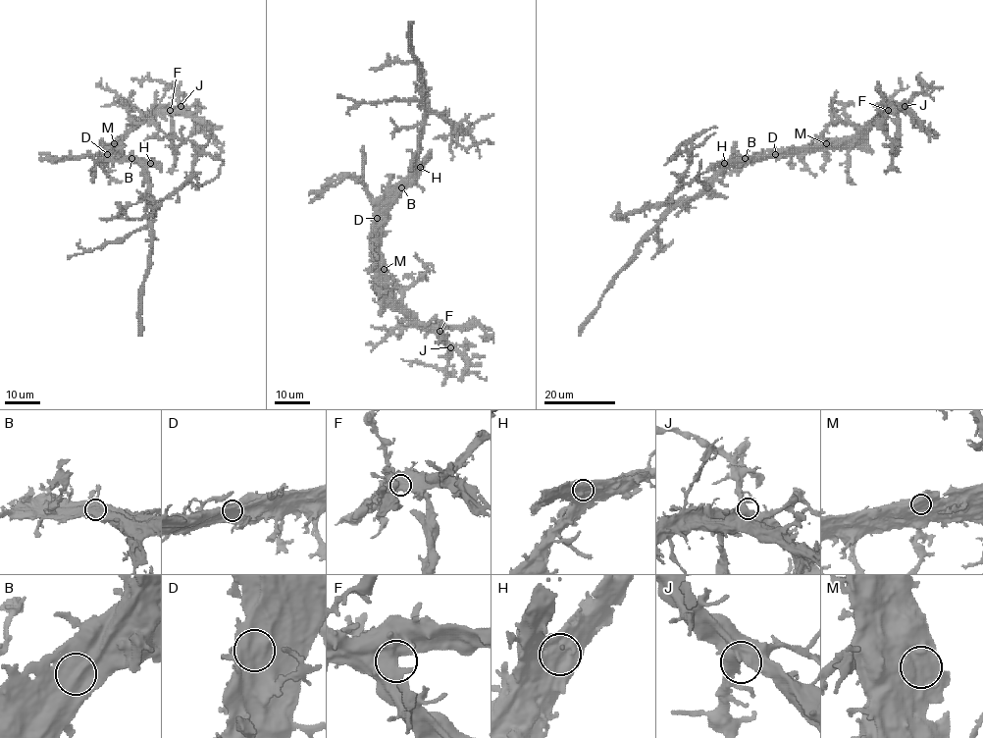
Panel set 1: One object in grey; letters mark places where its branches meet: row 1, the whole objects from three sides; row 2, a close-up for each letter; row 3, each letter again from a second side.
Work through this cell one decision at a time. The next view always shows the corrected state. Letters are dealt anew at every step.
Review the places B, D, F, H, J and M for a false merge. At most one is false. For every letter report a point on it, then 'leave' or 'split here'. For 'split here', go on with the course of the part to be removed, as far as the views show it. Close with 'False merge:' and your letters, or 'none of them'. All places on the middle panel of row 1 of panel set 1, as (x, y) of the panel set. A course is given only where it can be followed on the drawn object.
B: place (401, 187); leave
D: place (377, 218); leave
F: place (439, 331); leave
H: place (420, 167); leave
J: place (450, 347); leave
M: place (384, 269); leave
False merge: none of them

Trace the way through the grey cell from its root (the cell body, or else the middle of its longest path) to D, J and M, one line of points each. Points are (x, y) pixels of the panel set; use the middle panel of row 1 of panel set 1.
D: (391, 196), (377, 218)
J: (391, 196), (391, 206), (381, 237), (381, 285), (450, 347)
M: (391, 196), (391, 206), (381, 237), (381, 265), (384, 269)

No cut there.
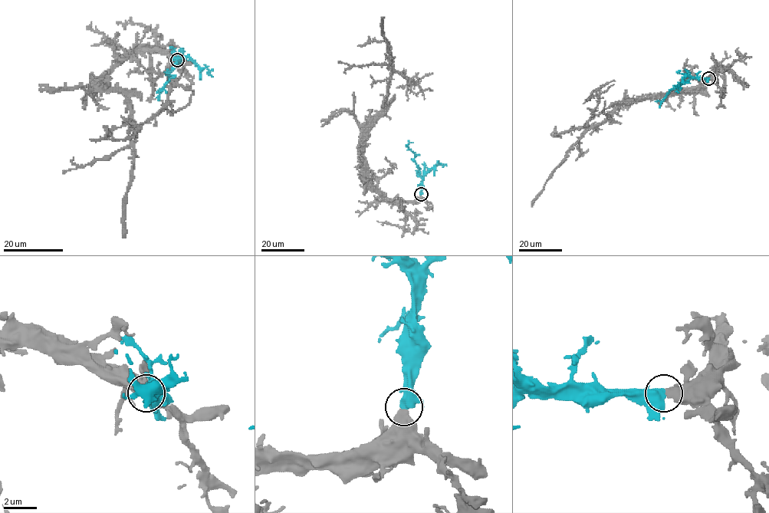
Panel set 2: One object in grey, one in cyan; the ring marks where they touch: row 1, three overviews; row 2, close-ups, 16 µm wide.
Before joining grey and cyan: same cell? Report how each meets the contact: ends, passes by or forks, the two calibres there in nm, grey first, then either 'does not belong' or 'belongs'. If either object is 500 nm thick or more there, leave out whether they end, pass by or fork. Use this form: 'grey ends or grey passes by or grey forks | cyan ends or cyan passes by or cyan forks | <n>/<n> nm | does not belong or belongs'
550/650 nm | belongs

